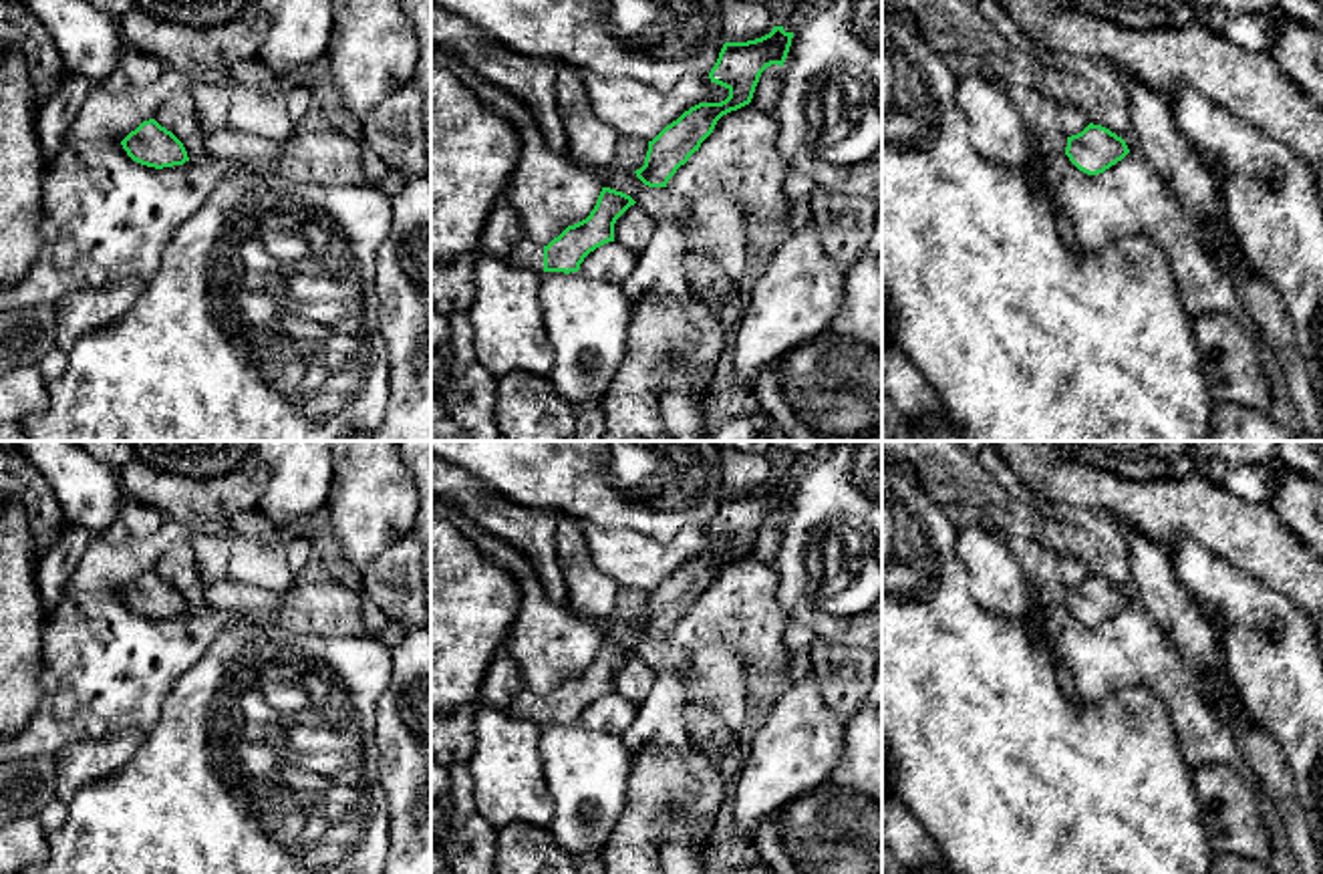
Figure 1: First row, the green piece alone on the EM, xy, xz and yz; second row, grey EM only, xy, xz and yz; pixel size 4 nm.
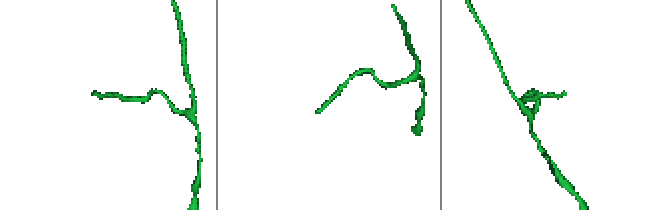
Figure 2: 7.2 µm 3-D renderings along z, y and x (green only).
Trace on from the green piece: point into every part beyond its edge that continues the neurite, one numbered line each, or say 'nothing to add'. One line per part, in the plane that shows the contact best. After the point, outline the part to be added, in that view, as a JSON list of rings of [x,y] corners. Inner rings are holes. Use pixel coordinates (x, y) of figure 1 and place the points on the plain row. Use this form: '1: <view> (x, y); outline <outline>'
1: xz (524, 703); outline [[[522,689],[513,701],[503,709],[511,719],[534,719],[544,725],[544,697],[532,695]]]

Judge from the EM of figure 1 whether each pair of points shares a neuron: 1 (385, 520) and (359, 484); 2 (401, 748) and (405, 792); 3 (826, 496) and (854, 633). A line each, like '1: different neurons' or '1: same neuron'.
1: same neuron
2: same neuron
3: same neuron

